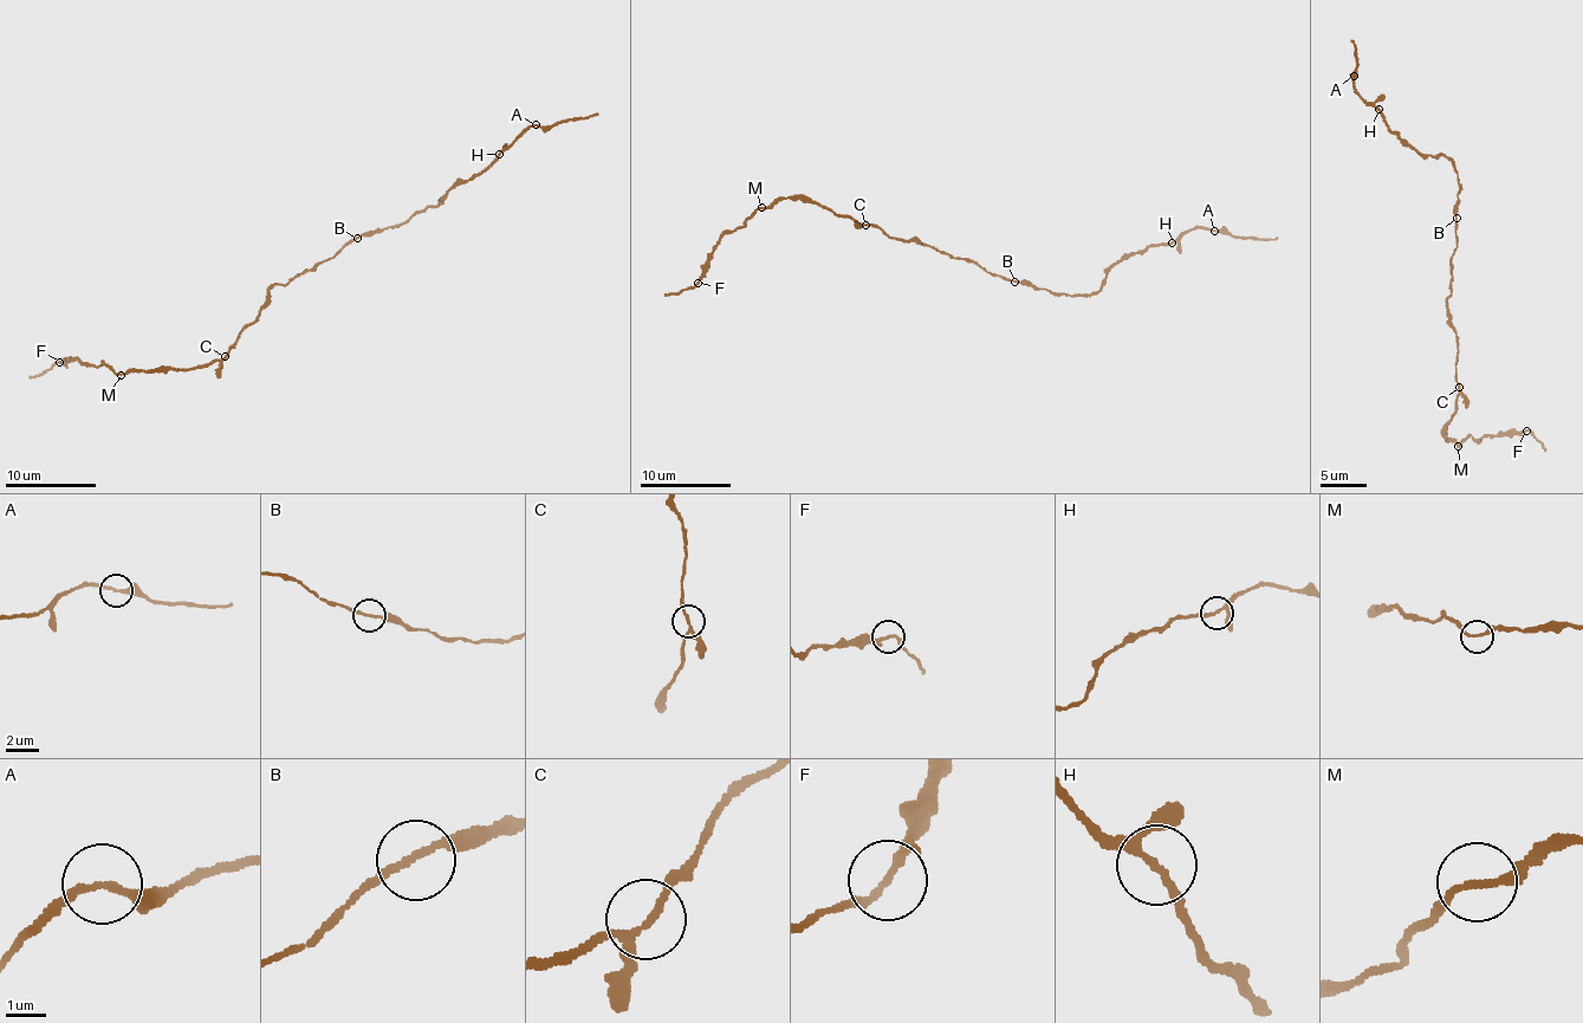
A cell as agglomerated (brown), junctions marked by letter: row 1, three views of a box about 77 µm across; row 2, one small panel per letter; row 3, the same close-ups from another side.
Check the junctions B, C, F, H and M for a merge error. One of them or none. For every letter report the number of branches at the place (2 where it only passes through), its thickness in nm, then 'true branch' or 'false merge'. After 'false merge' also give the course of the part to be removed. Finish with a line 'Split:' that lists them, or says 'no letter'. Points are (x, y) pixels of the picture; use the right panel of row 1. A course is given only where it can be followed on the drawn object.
B: 2 | 170 nm | true branch
C: 3 | 160 nm | true branch
F: 3 | 150 nm | true branch
H: 3 | 150 nm | true branch
M: 2 | 160 nm | true branch
Split: no letter

